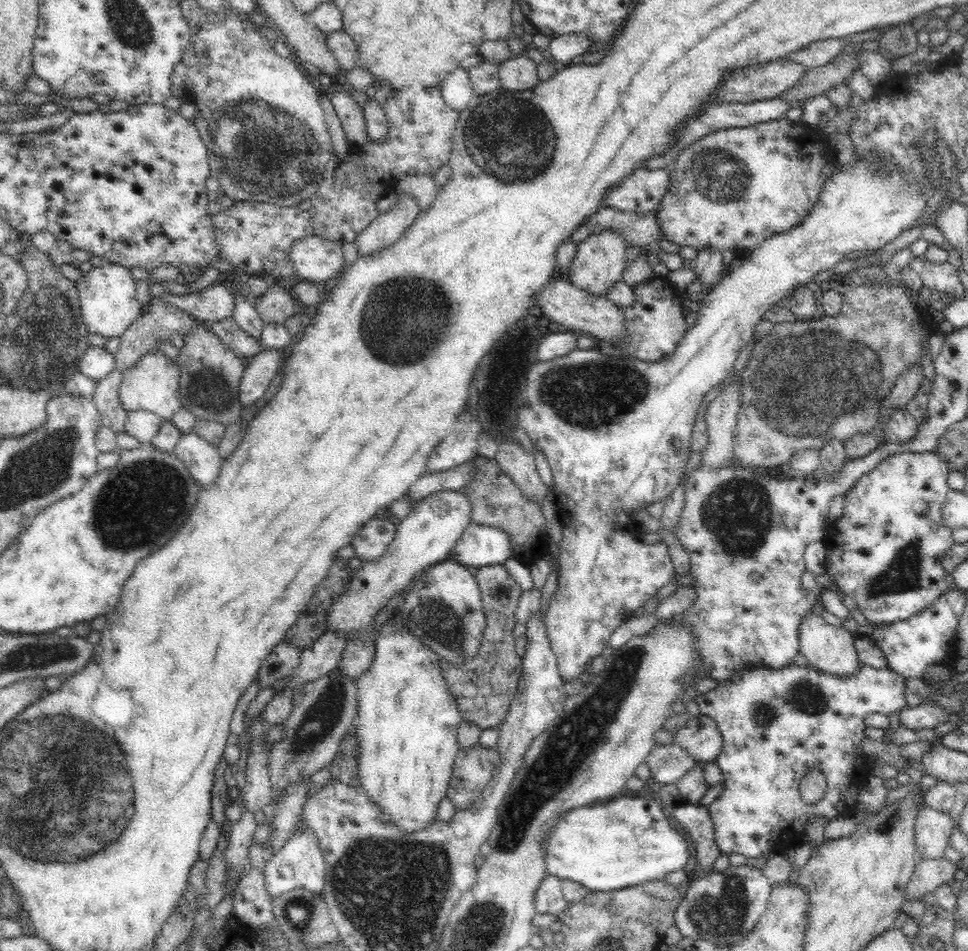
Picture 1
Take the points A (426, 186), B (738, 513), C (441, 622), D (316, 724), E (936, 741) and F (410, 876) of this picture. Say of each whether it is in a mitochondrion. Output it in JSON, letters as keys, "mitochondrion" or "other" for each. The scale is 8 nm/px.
{"A":"other","B":"mitochondrion","C":"mitochondrion","D":"mitochondrion","E":"other","F":"mitochondrion"}

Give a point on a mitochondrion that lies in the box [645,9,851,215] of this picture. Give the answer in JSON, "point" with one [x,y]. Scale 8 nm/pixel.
{"point":[723,177]}

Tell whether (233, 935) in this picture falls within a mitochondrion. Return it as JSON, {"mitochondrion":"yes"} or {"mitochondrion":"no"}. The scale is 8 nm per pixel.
{"mitochondrion":"no"}

